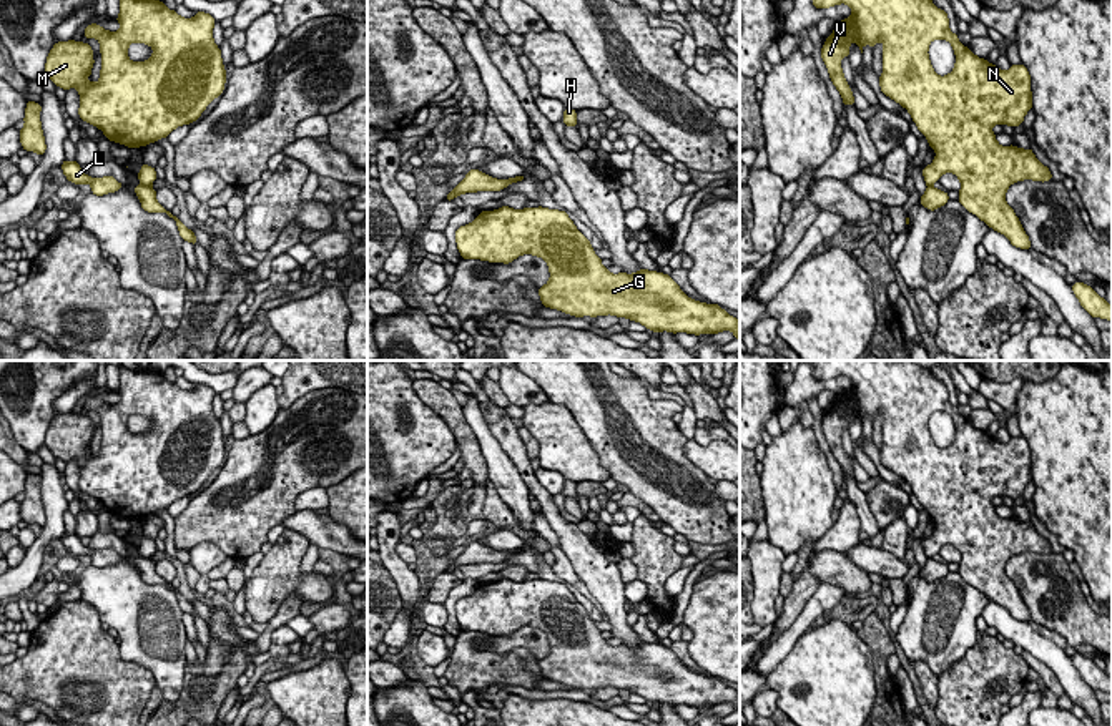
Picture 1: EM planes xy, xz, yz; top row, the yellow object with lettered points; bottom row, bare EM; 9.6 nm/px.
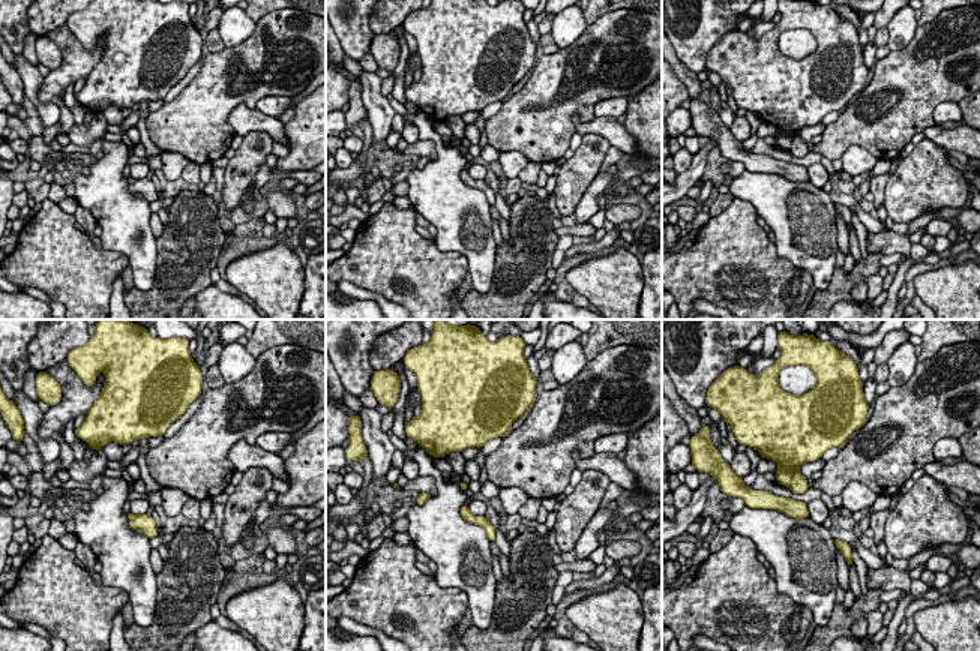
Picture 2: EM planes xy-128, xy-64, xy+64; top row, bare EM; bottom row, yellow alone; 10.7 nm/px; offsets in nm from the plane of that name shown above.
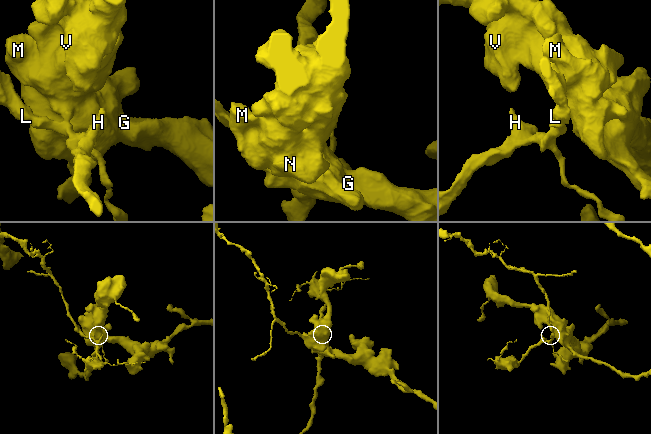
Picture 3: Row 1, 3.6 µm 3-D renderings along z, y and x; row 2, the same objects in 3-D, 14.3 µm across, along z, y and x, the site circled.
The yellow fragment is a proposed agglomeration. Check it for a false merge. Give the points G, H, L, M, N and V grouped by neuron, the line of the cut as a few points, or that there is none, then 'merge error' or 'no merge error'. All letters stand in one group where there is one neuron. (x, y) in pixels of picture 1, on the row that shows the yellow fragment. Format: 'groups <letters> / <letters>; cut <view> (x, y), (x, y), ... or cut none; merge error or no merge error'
groups G M N V / H L; cut xy (142, 183), (150, 186); merge error

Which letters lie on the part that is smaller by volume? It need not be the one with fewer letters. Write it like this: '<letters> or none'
H, L

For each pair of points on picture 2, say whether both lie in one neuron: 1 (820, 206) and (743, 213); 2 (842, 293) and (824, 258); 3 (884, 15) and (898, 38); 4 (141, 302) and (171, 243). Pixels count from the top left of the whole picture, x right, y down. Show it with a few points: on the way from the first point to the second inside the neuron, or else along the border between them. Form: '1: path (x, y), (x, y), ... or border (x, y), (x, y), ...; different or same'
1: border (736, 197), (748, 201), (757, 213); different
2: border (835, 267), (830, 284), (823, 290), (817, 290); different
3: border (893, 15), (886, 26); different
4: path (158, 291), (171, 278), (171, 260); same

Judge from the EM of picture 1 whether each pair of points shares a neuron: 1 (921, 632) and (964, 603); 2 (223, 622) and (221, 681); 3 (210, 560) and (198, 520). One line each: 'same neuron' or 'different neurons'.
1: same neuron
2: same neuron
3: different neurons

